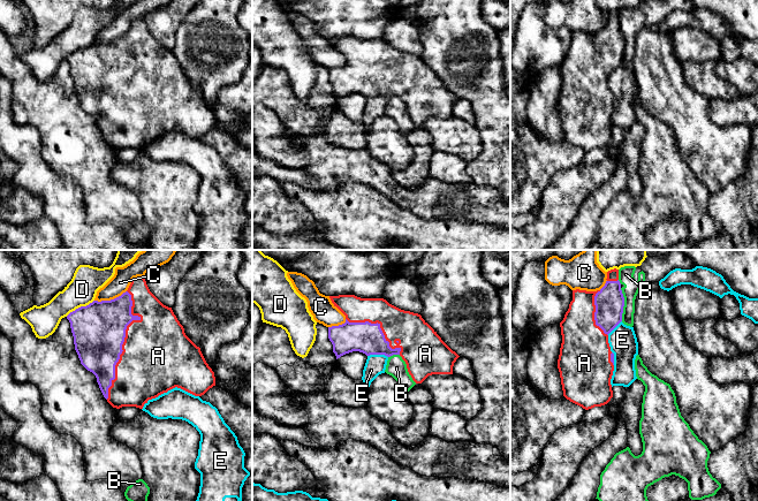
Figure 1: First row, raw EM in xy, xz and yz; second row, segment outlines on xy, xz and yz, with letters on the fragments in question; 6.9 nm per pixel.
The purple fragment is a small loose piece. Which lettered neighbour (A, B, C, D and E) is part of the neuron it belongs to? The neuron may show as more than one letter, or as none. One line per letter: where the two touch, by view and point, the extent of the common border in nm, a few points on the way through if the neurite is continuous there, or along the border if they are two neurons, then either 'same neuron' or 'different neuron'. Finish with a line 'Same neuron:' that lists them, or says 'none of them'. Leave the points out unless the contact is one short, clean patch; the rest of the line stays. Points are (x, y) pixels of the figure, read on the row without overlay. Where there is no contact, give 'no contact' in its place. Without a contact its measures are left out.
A: contact xy (123, 83); length 750 nm; same neuron
B: contact yz (623, 46); length 240 nm; border yz (620, 30), (623, 37), (622, 62); different neuron
C: contact xy (111, 42); length 240 nm; different neuron
D: contact xy (81, 48); length 240 nm; different neuron
E: contact xz (378, 96); length 140 nm; different neuron
Same neuron: A

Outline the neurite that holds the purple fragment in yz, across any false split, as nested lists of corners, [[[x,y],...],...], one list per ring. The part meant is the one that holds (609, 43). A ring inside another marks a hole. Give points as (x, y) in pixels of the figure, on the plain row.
[[[619,12],[607,14],[605,28],[597,33],[573,32],[573,43],[560,64],[562,85],[558,101],[563,138],[585,152],[607,146],[613,139],[611,121],[614,96],[608,76],[622,63],[624,39],[619,23]]]

